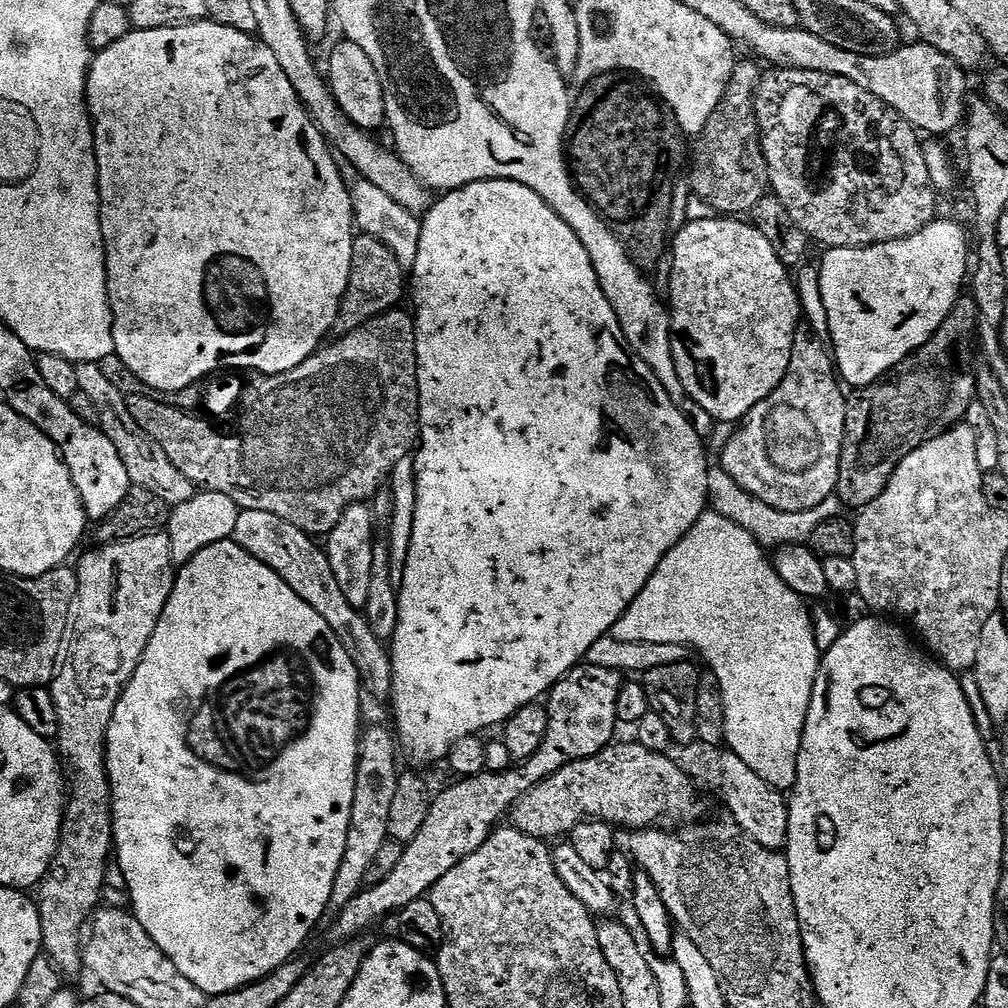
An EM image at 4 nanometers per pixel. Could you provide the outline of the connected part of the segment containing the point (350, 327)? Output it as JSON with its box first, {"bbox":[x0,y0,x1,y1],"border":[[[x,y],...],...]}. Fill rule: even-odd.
{"bbox":[334,235,406,337],"border":[[[357,235],[352,241],[352,261],[350,262],[350,282],[346,294],[340,303],[338,318],[334,329],[337,337],[358,330],[366,322],[382,314],[393,311],[396,304],[406,296],[406,269],[400,265],[398,258],[382,242],[373,236]]]}

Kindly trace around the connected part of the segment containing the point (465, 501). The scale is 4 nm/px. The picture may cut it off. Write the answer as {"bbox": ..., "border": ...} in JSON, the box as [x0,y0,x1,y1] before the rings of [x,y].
{"bbox":[390,180,710,764],"border":[[[479,180],[473,184],[467,184],[450,192],[445,192],[433,203],[427,212],[423,213],[422,238],[418,242],[418,258],[410,270],[410,300],[417,304],[414,319],[416,321],[416,361],[418,362],[418,394],[420,395],[420,438],[418,447],[414,452],[416,469],[416,505],[414,506],[414,530],[410,534],[410,554],[406,554],[406,570],[402,582],[398,586],[398,630],[394,630],[390,641],[392,653],[392,665],[394,666],[394,686],[390,697],[394,704],[396,714],[395,735],[398,744],[405,752],[408,751],[420,764],[436,764],[445,759],[448,751],[454,746],[454,742],[461,741],[467,736],[475,736],[483,733],[483,728],[492,728],[503,725],[518,710],[522,710],[527,704],[537,703],[541,698],[547,697],[552,690],[552,685],[557,684],[562,677],[567,676],[573,668],[577,667],[587,657],[590,646],[598,642],[598,638],[609,635],[612,628],[622,618],[622,614],[638,598],[638,594],[644,592],[649,584],[658,562],[666,558],[674,546],[684,537],[691,528],[696,525],[698,518],[702,518],[708,503],[708,469],[710,461],[704,453],[705,441],[696,433],[694,426],[684,417],[683,407],[678,406],[677,401],[666,394],[662,382],[642,362],[642,358],[630,346],[622,326],[618,322],[618,314],[614,314],[614,306],[610,298],[602,290],[598,280],[598,274],[594,270],[594,262],[590,260],[590,254],[586,252],[586,246],[578,240],[578,234],[570,228],[567,222],[554,211],[550,205],[530,186],[522,186],[522,182],[513,180]]]}

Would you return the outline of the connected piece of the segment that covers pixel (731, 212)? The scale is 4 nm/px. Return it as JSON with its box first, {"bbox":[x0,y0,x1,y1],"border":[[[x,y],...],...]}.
{"bbox":[690,59,770,218],"border":[[[741,59],[734,66],[724,99],[698,137],[700,145],[694,148],[692,172],[690,168],[693,193],[710,202],[713,213],[733,218],[751,214],[760,199],[770,192],[768,163],[760,145],[760,123],[754,103],[754,86],[760,82],[762,68],[752,60]]]}

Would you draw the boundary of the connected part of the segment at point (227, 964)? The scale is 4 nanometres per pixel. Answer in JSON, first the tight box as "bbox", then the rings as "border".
{"bbox":[108,542,362,998],"border":[[[234,542],[215,544],[214,546],[206,546],[206,550],[199,552],[195,560],[183,565],[177,571],[172,593],[162,610],[162,618],[142,654],[142,662],[138,666],[138,670],[134,670],[130,682],[118,698],[118,706],[114,706],[114,714],[108,727],[108,777],[112,783],[112,839],[114,841],[114,860],[115,863],[120,863],[120,872],[124,875],[128,896],[132,899],[131,911],[138,918],[138,922],[142,922],[146,934],[150,934],[150,938],[154,938],[158,948],[208,998],[221,996],[230,990],[245,988],[248,984],[262,979],[263,976],[269,976],[270,973],[276,972],[278,966],[282,966],[287,960],[293,959],[299,953],[296,951],[307,942],[308,935],[319,926],[320,919],[325,918],[331,890],[334,887],[334,878],[337,877],[339,863],[342,862],[342,856],[346,851],[347,830],[350,829],[350,816],[354,807],[356,768],[359,766],[362,737],[360,696],[362,697],[362,685],[358,666],[354,666],[354,658],[350,658],[350,654],[346,654],[346,646],[342,646],[342,642],[338,642],[338,634],[334,634],[334,630],[330,630],[326,618],[322,618],[322,614],[318,614],[318,610],[314,610],[314,606],[302,602],[302,598],[298,598],[298,594],[294,594],[292,587],[277,572],[270,570],[270,566],[258,562],[258,558],[254,558],[254,554],[242,550],[242,546],[238,546]]]}

